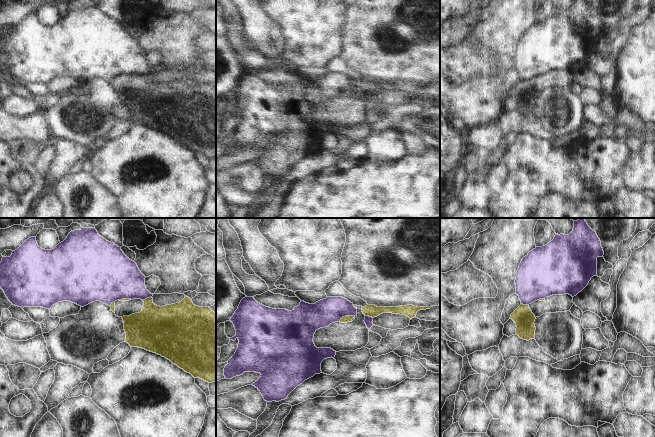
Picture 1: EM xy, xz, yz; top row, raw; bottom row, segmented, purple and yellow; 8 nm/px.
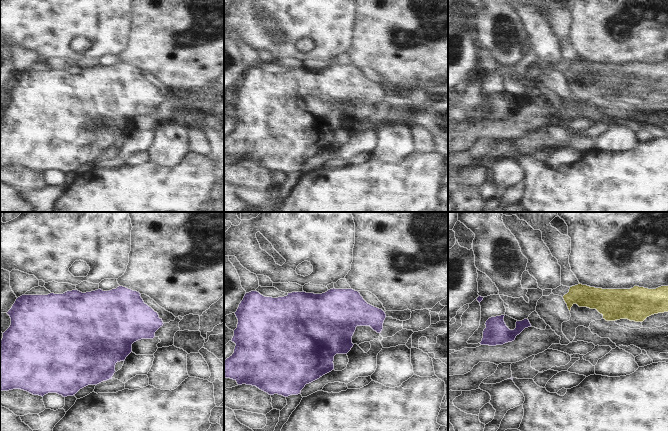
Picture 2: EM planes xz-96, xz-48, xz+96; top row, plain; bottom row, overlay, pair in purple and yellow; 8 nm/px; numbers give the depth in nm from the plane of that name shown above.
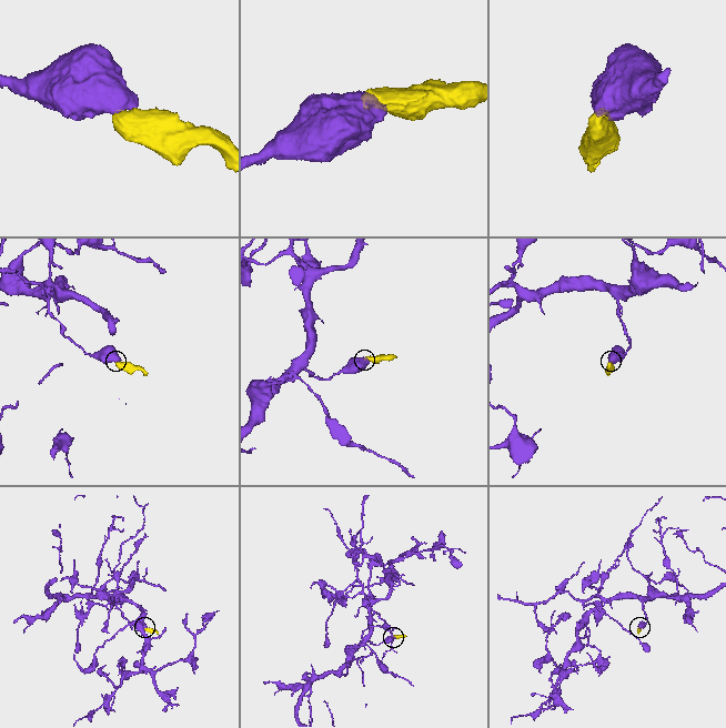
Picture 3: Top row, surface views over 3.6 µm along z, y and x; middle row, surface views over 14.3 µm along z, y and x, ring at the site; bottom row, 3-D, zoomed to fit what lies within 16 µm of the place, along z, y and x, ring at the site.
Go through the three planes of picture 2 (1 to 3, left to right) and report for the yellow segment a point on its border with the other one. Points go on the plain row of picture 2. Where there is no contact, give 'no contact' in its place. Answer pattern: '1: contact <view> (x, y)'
1: no contact
2: no contact
3: no contact

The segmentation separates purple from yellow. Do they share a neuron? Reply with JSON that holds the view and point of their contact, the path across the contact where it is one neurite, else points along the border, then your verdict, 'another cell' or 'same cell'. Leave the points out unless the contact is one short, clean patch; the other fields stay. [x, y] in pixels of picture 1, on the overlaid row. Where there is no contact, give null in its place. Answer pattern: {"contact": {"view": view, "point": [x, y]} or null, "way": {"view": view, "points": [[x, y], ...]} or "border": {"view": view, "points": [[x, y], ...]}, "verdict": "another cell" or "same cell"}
{"contact": {"view": "xz", "point": [346, 315]}, "border": {"view": "xz", "points": [[355, 316], [343, 316], [339, 321]]}, "verdict": "another cell"}

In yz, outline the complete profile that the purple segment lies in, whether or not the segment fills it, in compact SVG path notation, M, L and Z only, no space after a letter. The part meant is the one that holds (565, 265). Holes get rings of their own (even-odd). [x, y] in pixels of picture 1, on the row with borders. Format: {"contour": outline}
{"contour": "M585 219L574 221L573 231L569 235L556 234L547 245L536 247L522 259L515 280L516 294L521 304L529 305L552 295L576 296L593 276L597 276L597 258L603 255L601 241Z"}

